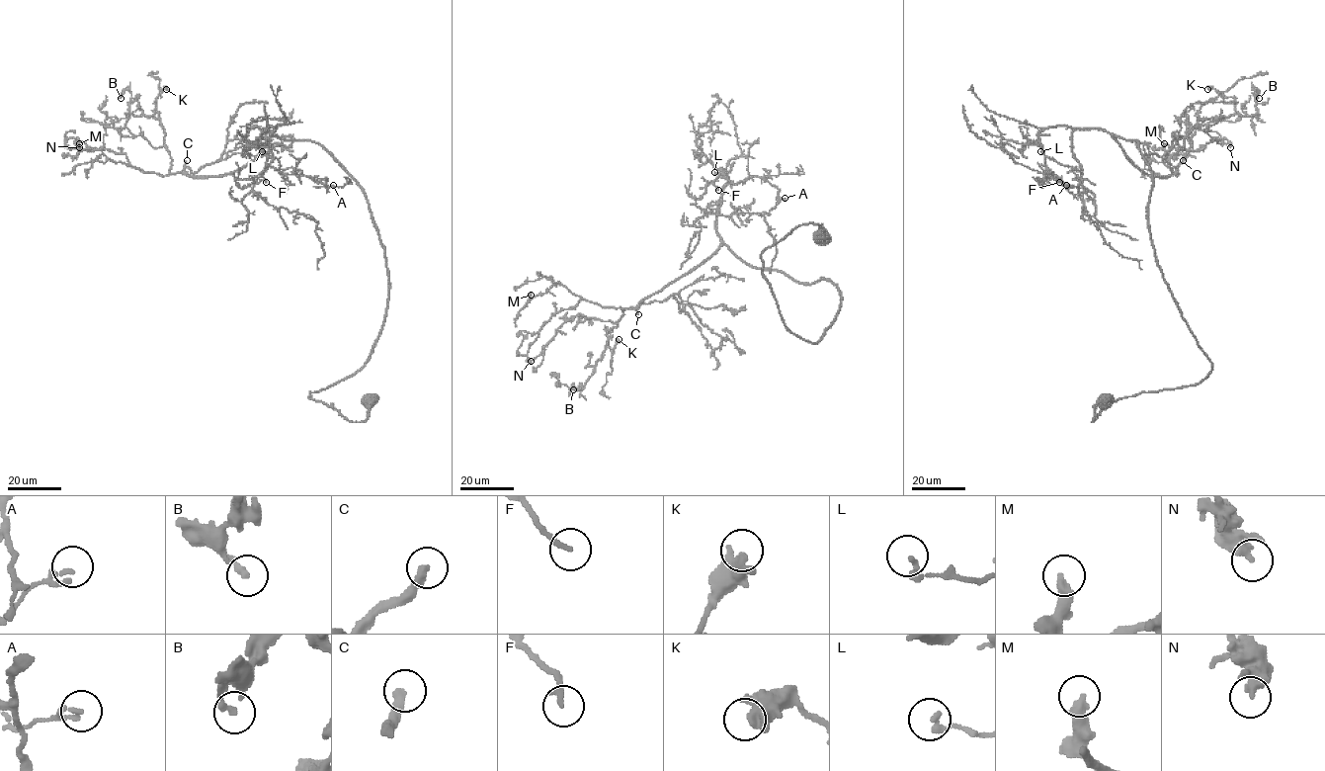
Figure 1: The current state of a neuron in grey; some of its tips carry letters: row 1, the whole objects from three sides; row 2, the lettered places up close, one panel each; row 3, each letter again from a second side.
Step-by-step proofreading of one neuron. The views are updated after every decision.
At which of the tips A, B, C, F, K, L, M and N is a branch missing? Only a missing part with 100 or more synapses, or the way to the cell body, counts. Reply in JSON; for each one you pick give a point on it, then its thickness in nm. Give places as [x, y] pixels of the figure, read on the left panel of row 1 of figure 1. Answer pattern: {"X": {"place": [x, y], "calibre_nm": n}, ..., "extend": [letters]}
{"C": {"place": [187, 160], "calibre_nm": 320}, "extend": ["C"]}

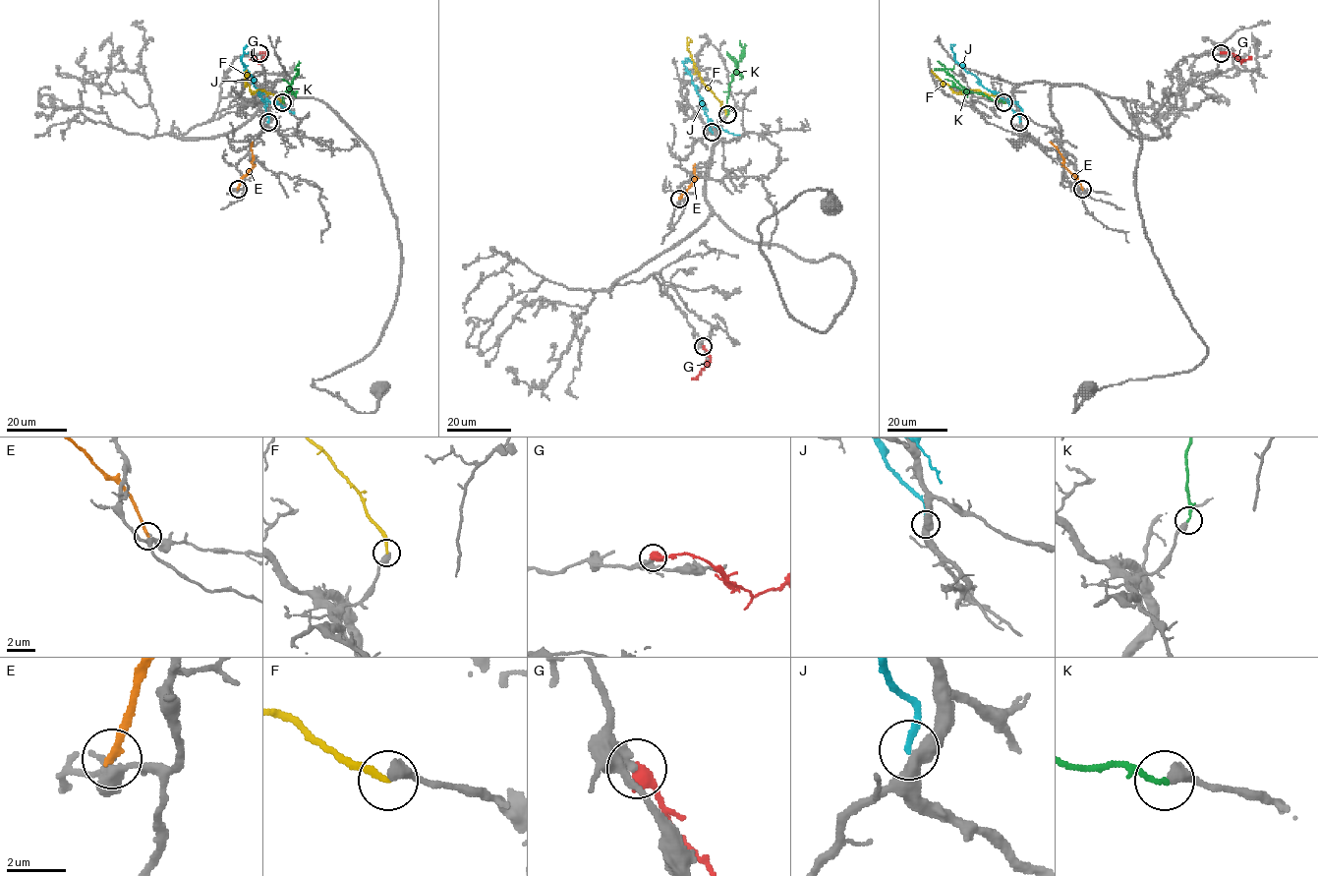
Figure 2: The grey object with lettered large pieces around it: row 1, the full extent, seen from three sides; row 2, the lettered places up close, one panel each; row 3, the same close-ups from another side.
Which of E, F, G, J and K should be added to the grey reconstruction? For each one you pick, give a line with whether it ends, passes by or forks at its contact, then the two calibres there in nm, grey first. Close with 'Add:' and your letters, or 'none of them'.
K: it ends; calibres 440 and 170 nm
Add: K

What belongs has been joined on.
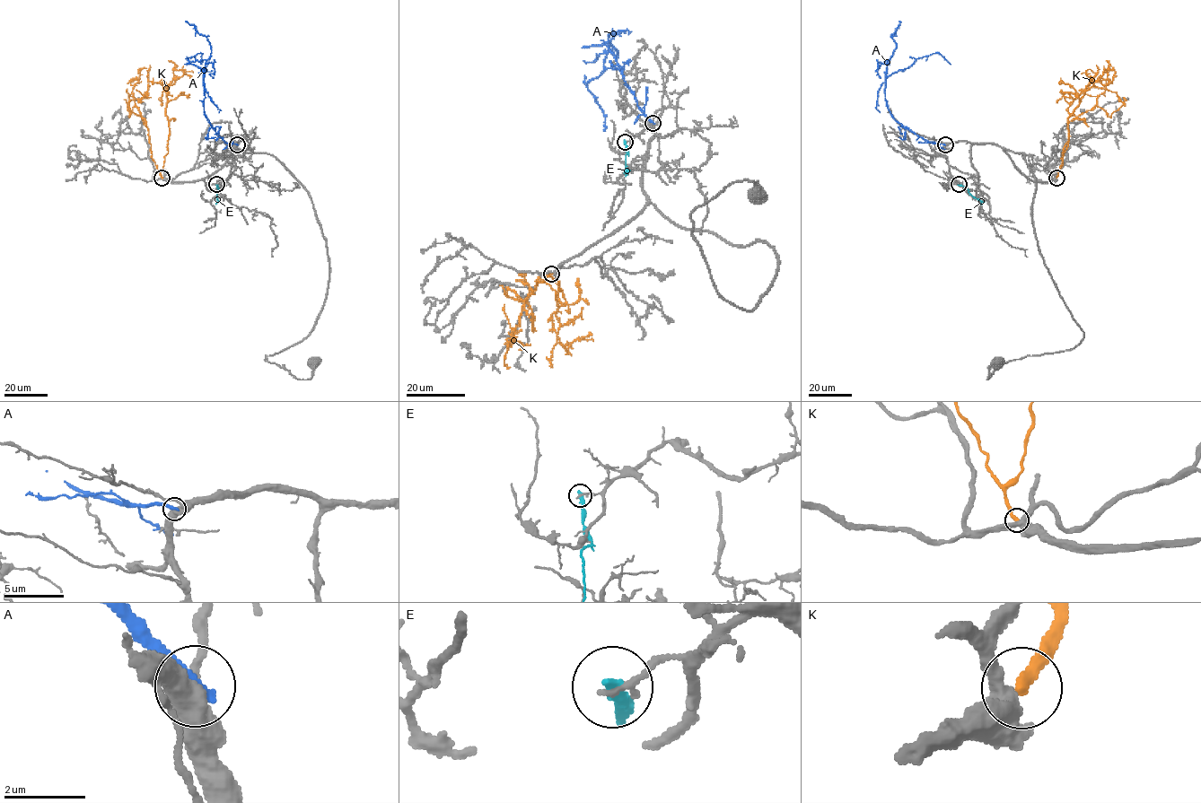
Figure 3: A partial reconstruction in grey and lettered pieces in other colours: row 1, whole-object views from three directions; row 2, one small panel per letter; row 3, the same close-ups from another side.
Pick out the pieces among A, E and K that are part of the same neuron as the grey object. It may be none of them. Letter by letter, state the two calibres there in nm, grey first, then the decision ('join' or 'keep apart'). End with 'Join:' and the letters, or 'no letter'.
A: 440/340 nm | keep apart
E: 200/260 nm | keep apart
K: 420/300 nm | keep apart
Join: no letter

